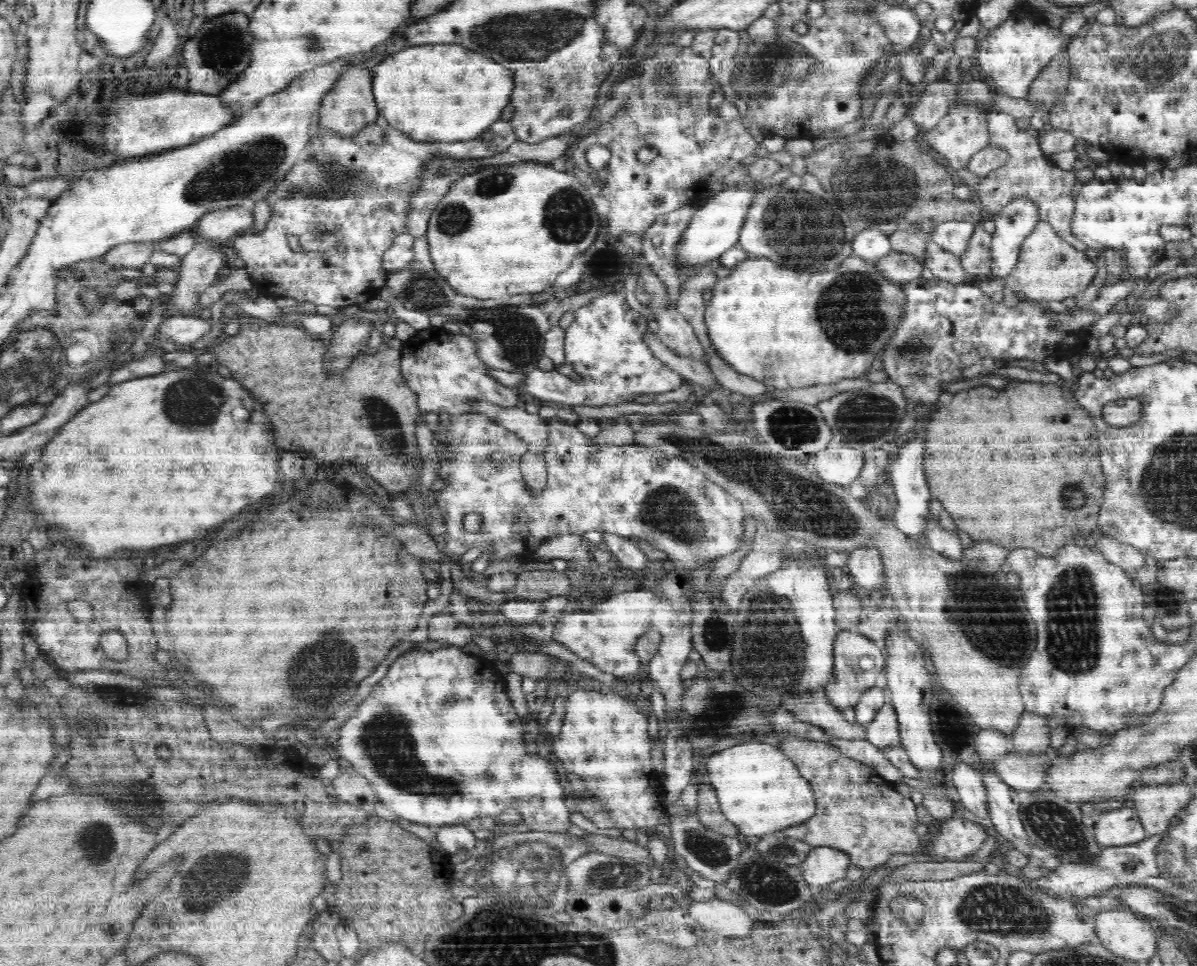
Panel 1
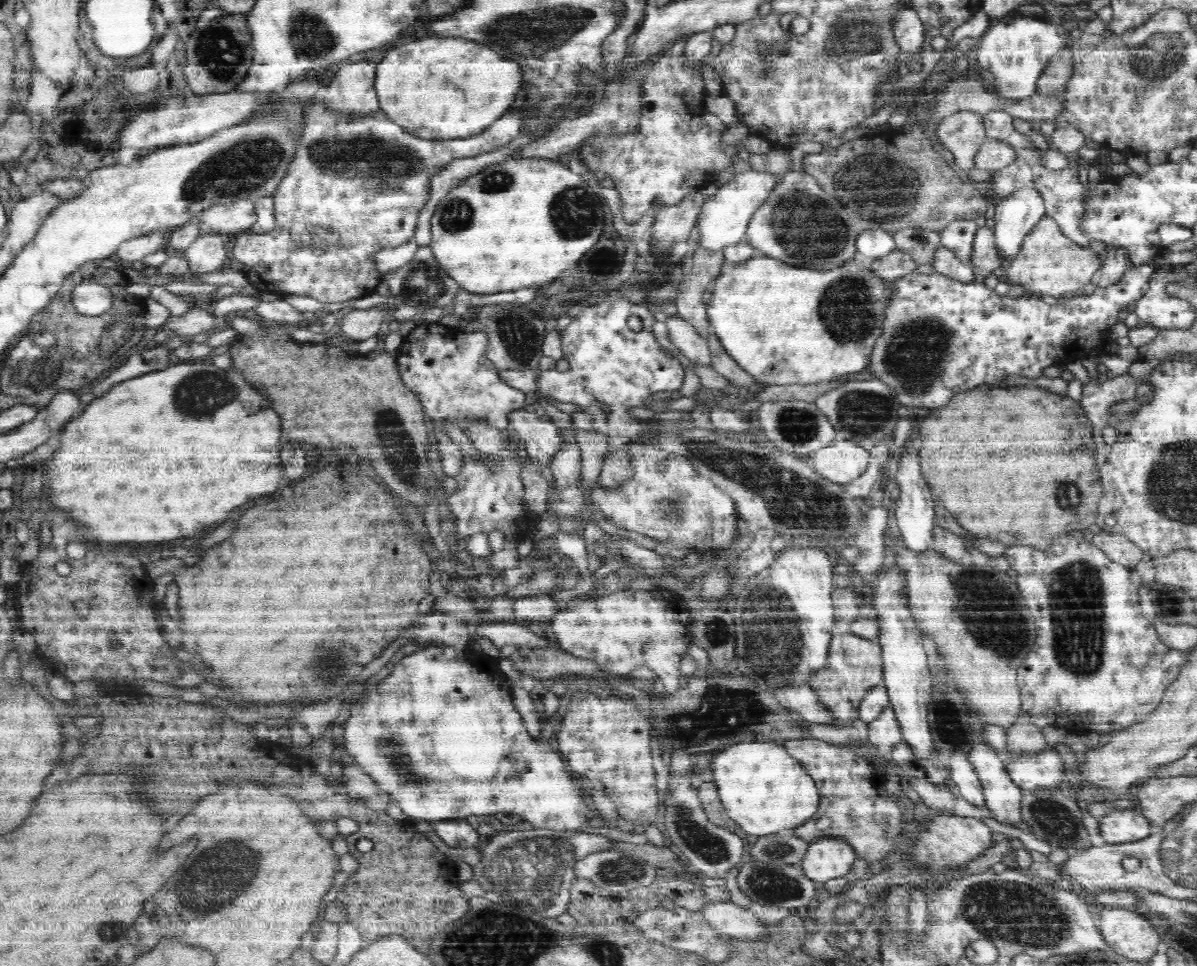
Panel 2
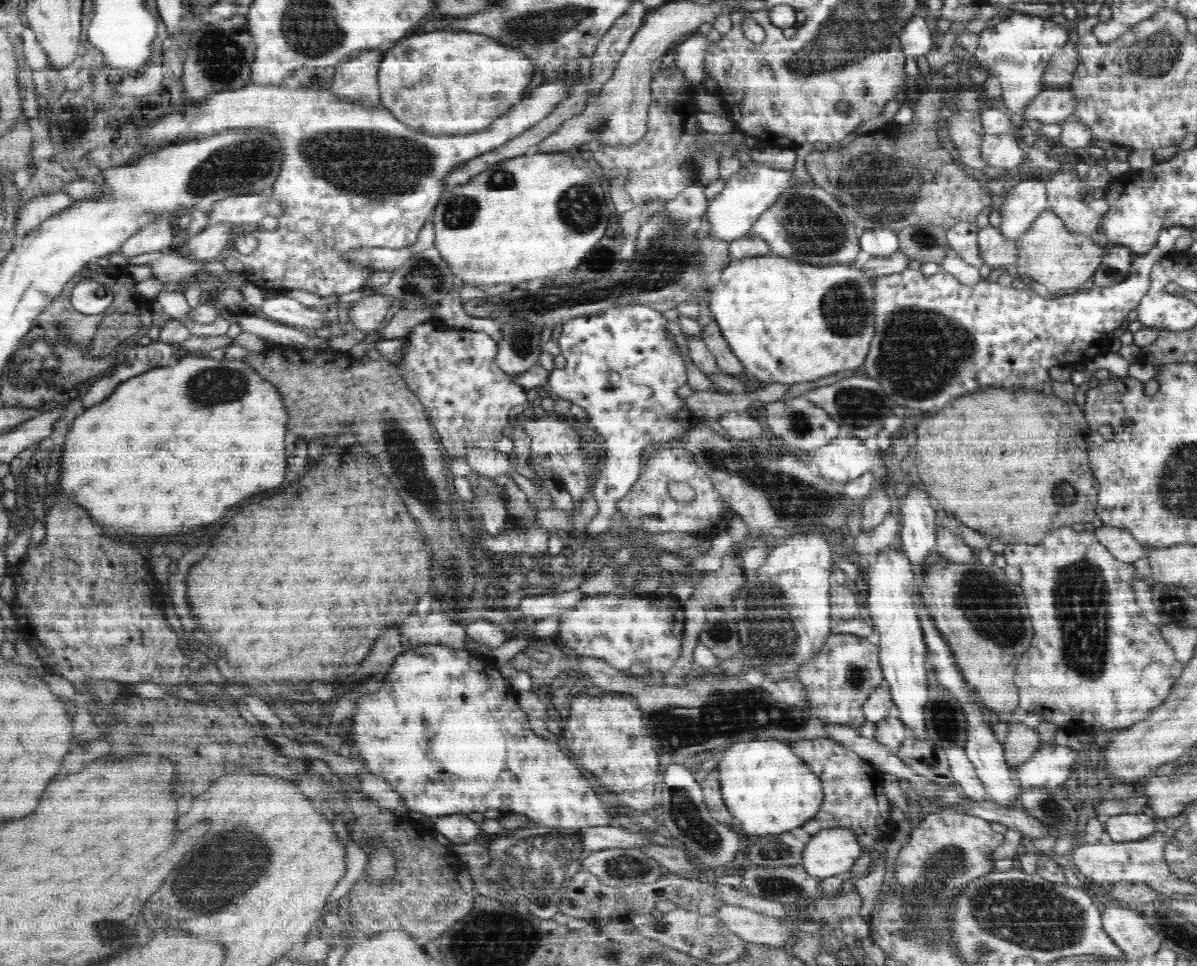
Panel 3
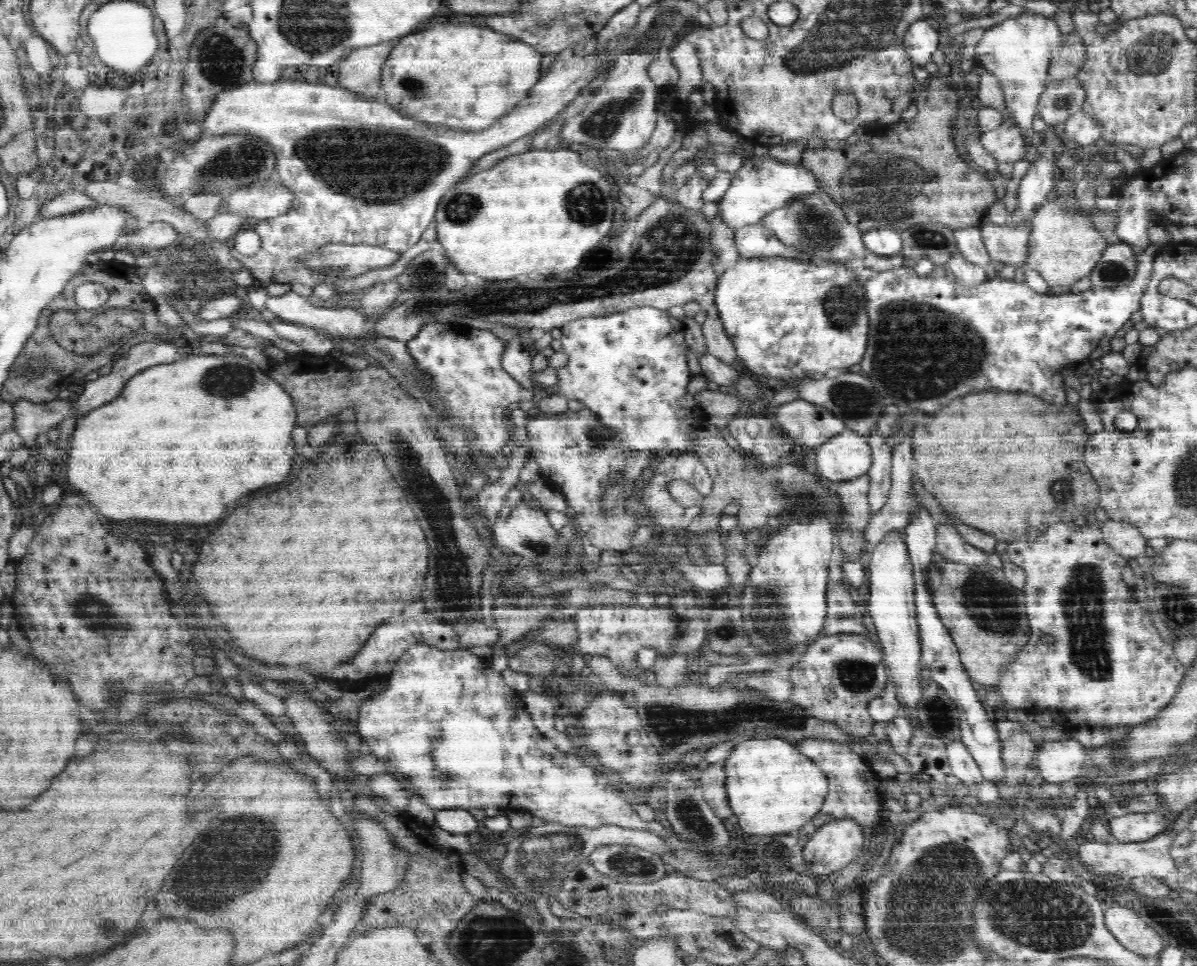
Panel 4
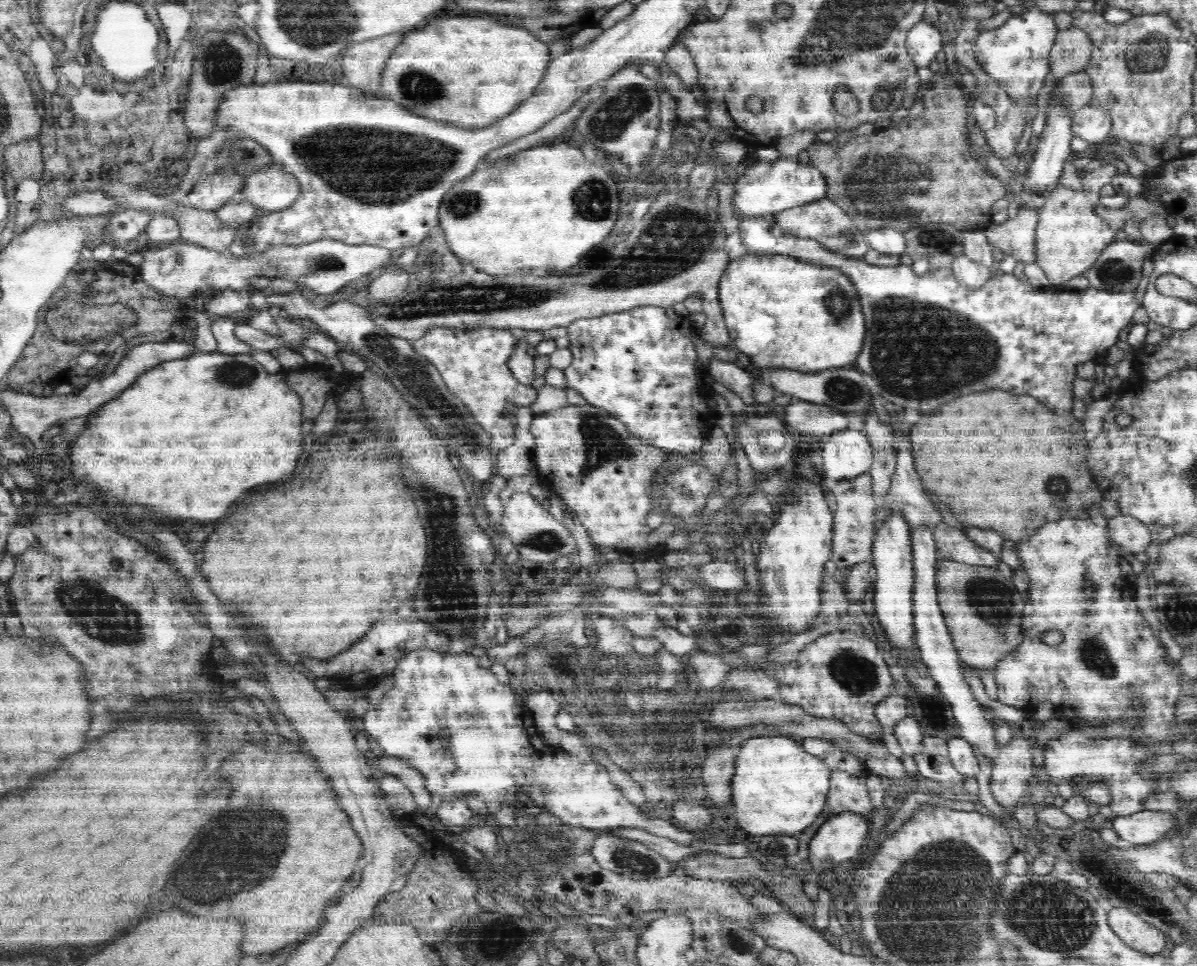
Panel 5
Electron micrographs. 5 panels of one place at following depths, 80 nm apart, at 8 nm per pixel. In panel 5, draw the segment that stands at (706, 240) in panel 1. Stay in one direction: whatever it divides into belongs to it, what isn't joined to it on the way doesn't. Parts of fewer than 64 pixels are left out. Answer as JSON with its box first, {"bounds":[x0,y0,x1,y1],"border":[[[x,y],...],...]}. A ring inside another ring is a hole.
{"bounds":[732,158,827,218],"border":[[[780,158],[776,162],[757,161],[735,182],[735,197],[732,198],[733,212],[744,218],[762,218],[768,214],[804,206],[827,197],[827,184],[822,173],[815,167],[800,163],[794,158]]]}

